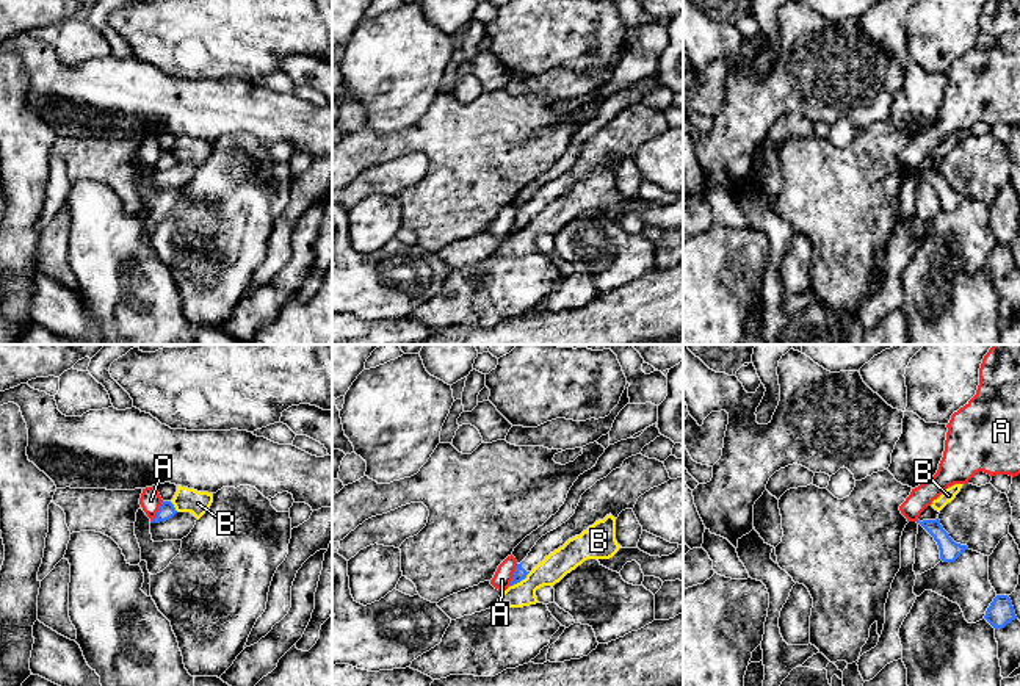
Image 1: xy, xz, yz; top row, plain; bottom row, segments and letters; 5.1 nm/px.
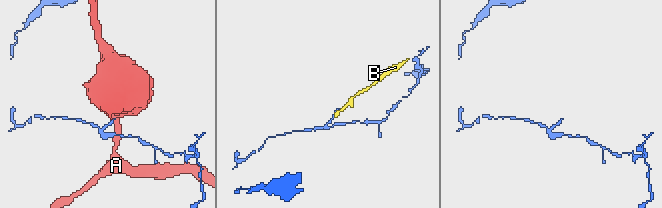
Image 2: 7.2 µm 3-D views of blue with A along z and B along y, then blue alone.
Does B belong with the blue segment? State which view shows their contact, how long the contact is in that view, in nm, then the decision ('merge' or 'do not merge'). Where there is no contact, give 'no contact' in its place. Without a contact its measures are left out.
contact in xz; length 130 nm; do not merge

